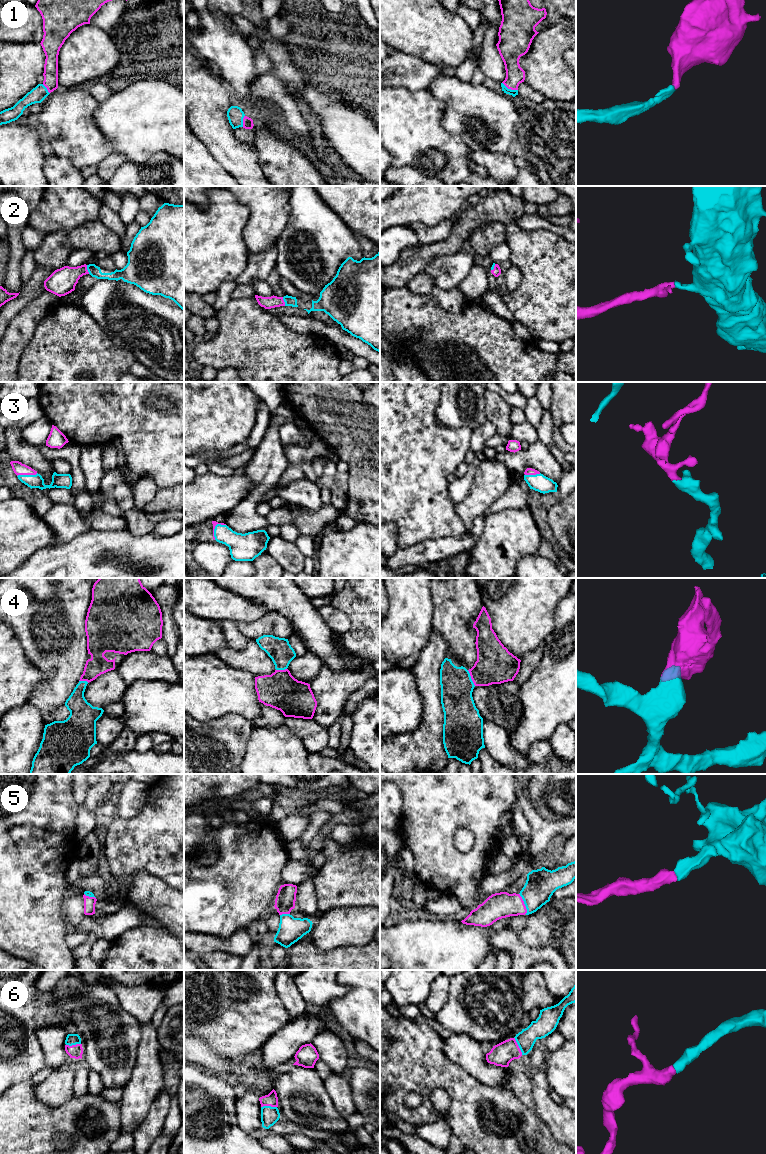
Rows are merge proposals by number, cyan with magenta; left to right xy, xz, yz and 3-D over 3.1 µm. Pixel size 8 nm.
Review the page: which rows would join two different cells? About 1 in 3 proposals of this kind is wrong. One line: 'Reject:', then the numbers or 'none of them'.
Reject: none of them

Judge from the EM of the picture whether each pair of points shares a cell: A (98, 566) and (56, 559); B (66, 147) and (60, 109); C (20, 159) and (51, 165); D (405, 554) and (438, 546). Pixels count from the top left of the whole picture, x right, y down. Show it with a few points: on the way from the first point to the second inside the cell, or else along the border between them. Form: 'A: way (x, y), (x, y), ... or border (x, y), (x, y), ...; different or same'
A: way (88, 566), (66, 566); same
B: way (67, 138), (66, 118); same
C: border (50, 153), (43, 165), (44, 175); different
D: way (413, 555), (423, 555), (430, 550); same

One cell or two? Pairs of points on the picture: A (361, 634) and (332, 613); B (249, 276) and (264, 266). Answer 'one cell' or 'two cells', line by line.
A: two cells
B: one cell

